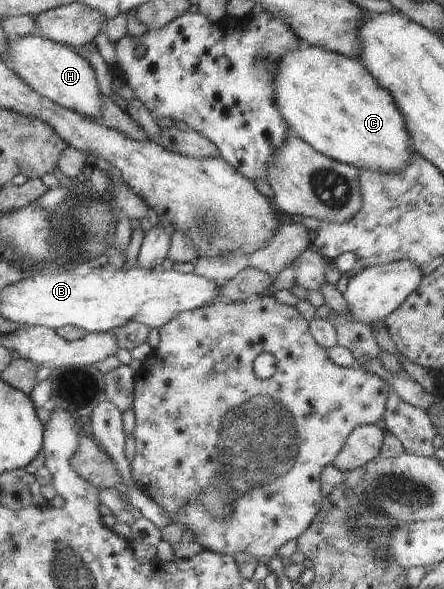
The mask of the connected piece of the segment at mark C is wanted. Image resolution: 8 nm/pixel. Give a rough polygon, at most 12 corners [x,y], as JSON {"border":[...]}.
{"border":[[300,46],[277,65],[291,134],[359,170],[416,151],[359,60]]}

